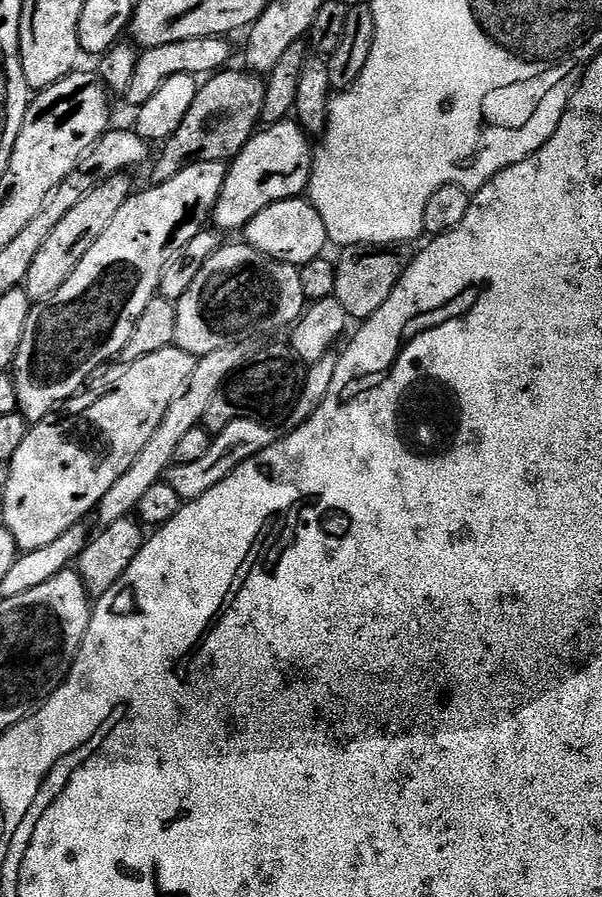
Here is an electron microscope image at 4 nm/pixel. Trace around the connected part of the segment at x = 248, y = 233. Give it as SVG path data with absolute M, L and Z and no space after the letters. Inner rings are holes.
M307 199L283 200L266 206L242 229L246 243L271 260L280 260L284 264L301 265L311 260L319 260L325 255L324 247L330 241L326 234L326 226L322 222L322 214Z

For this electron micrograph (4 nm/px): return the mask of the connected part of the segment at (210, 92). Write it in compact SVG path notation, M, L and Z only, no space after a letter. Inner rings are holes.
M221 70L209 75L197 87L194 103L190 105L186 118L182 118L182 126L178 126L172 139L163 145L164 153L157 158L156 165L152 168L152 178L150 178L152 184L170 182L170 178L174 178L174 174L178 174L182 170L186 170L186 166L198 162L231 162L243 150L246 142L256 135L261 127L262 102L266 98L265 81L248 70L243 70L244 72L228 71Z

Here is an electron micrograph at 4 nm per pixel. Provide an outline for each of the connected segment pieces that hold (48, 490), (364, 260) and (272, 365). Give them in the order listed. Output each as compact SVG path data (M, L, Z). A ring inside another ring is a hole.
M178 347L158 350L154 354L146 354L146 358L138 358L138 362L127 365L124 373L112 384L112 389L105 396L97 398L93 404L80 404L77 408L69 407L65 416L53 414L47 420L35 421L29 427L26 439L7 465L8 481L4 484L4 520L3 527L12 535L20 552L38 550L42 546L50 546L54 538L66 534L75 524L81 523L84 515L95 513L101 498L134 466L134 458L142 454L142 446L150 442L150 434L162 422L170 402L178 390L190 378L197 357Z
M352 245L343 249L336 262L335 298L342 303L349 319L356 322L368 320L385 304L394 286L412 261L411 245Z
M287 343L272 344L256 355L238 372L232 373L206 406L203 427L220 433L236 419L257 419L265 422L288 418L301 392L302 365Z

